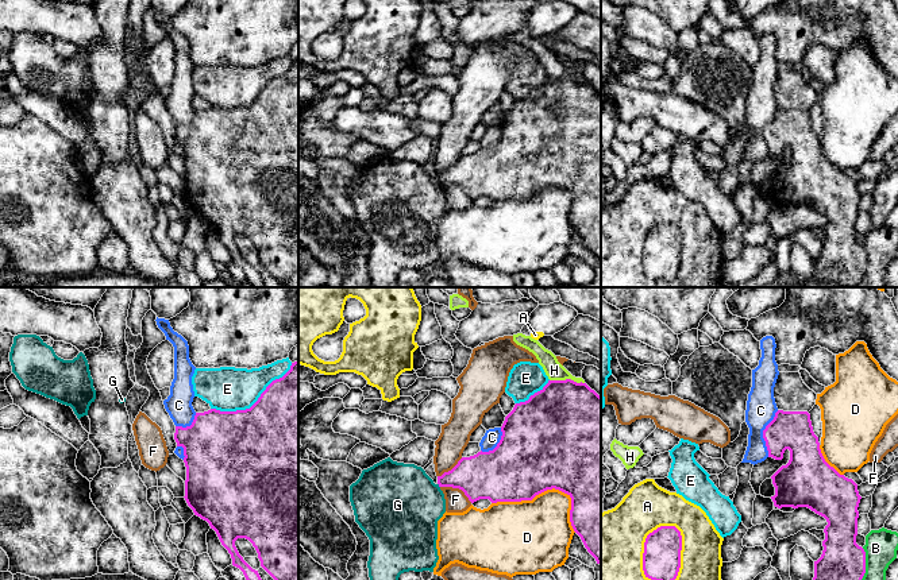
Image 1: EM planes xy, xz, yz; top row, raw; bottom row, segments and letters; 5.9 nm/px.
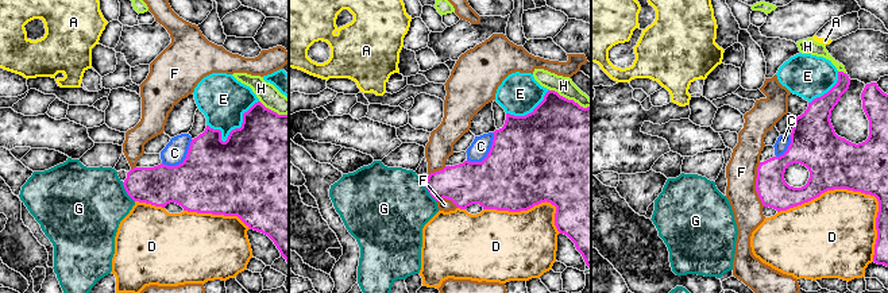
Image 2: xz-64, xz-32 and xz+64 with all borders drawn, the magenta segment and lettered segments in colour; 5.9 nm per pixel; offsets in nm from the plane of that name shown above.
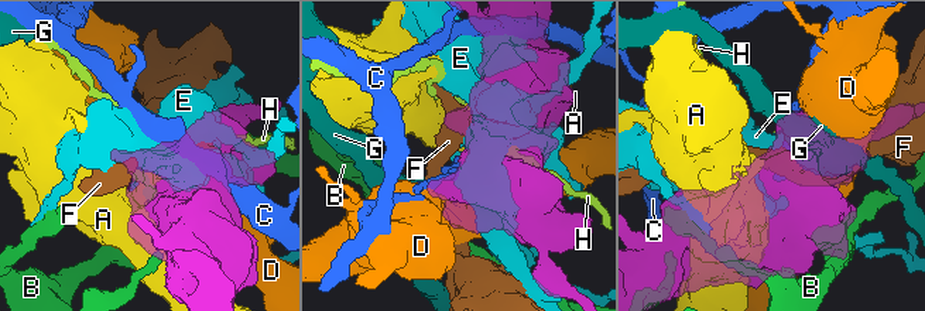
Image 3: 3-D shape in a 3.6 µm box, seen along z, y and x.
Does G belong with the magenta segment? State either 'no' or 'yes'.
no

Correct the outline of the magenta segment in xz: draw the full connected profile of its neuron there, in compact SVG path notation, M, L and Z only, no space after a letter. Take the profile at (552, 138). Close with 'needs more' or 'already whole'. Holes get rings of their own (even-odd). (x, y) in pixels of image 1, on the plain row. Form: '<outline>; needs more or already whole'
M548 78L528 98L514 103L501 129L501 138L493 148L462 155L451 169L438 174L439 185L462 187L471 201L479 197L492 201L532 198L547 187L559 187L571 196L570 220L574 229L601 263L601 94L582 80Z; already whole

